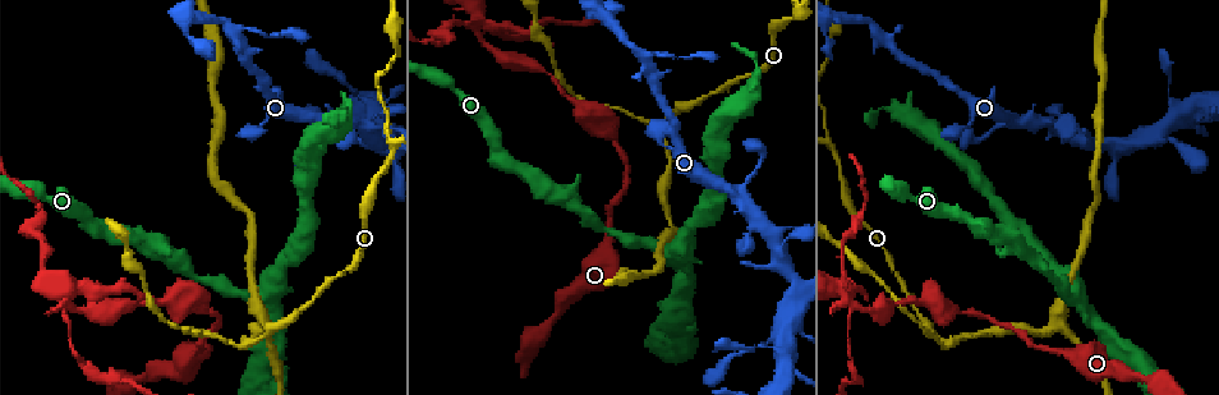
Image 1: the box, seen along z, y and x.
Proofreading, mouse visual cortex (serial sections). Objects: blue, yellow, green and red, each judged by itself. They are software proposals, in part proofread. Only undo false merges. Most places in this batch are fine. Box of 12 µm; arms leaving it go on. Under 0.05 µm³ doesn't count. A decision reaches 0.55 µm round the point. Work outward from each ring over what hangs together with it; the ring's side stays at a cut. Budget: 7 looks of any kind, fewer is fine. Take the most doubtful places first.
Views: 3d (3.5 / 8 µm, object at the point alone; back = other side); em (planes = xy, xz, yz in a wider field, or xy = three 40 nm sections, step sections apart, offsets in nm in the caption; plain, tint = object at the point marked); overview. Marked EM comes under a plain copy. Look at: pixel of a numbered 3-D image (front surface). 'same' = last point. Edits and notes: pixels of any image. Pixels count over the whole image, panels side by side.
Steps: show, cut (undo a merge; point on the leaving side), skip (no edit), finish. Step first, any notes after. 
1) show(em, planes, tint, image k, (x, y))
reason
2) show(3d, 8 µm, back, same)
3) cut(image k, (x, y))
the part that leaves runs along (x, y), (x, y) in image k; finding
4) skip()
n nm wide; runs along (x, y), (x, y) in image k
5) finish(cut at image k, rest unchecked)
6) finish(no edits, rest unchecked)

show(3d, 3.5 µm, image 1, (953, 344))
thin neck

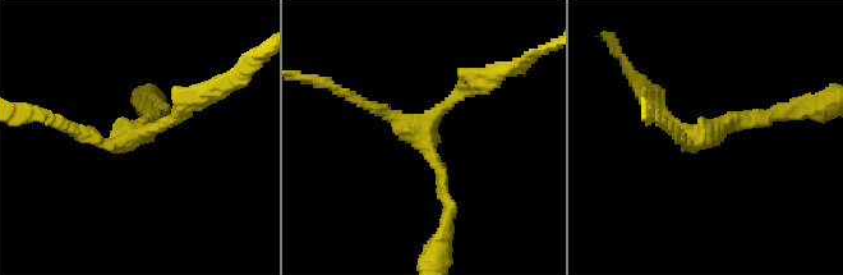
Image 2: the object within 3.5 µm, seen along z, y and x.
show(em, xy, step 5, tint, image 2, (423, 132))
3 arms; arms of 150, 150, 200 nm; need the tissue

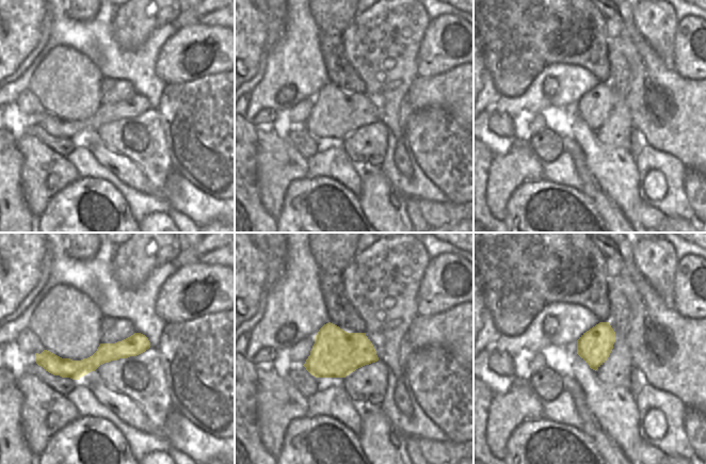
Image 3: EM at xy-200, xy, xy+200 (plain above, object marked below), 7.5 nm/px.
skip()
runs along (147, 345), (85, 366), (50, 362) in image 3; continuous, no second cell

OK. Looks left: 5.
show(3d, 3.5 µm, image 1, (1046, 331))
branch point

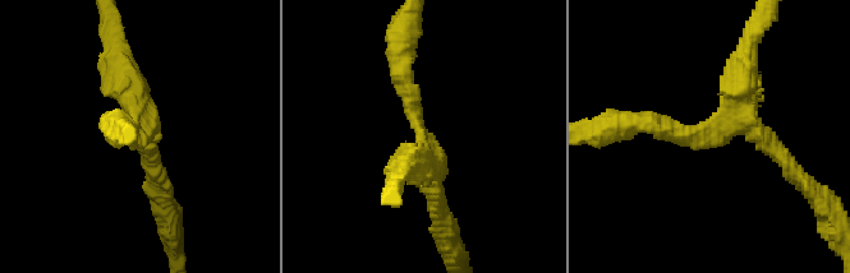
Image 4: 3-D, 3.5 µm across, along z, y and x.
show(em, planes, tint, image 4, (135, 126))
3 arms; arms of 200, 250, 400 nm

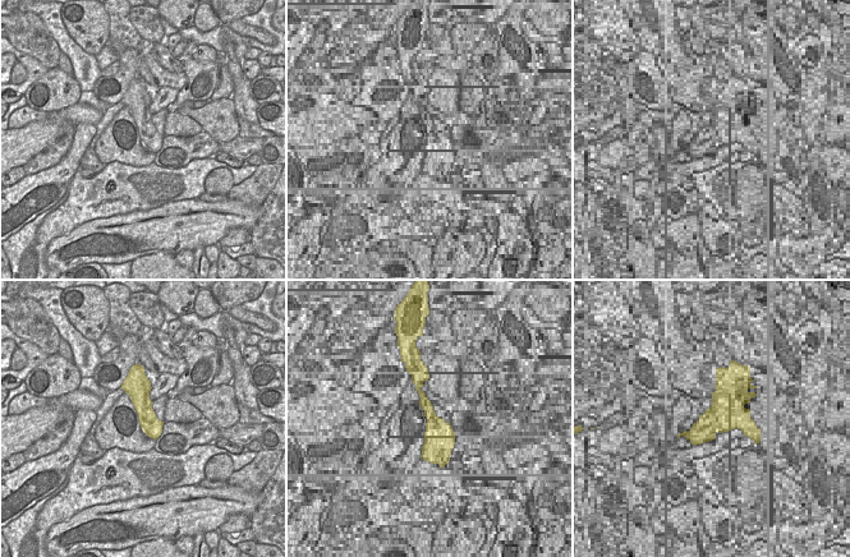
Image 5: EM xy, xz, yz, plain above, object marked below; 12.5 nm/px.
show(em, xy, step 5, tint, same)
cut it another way

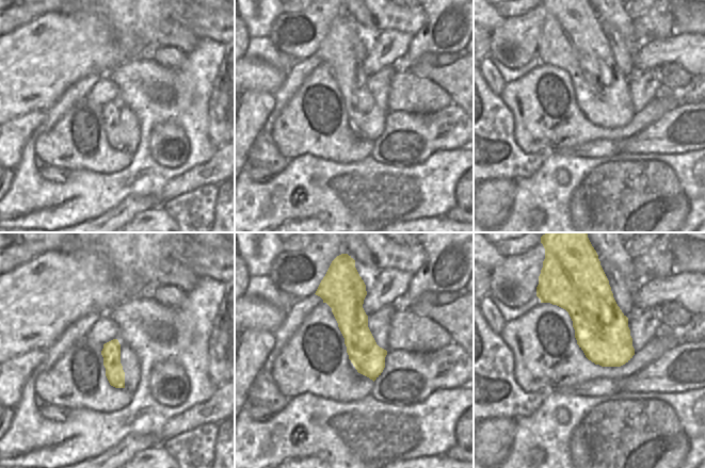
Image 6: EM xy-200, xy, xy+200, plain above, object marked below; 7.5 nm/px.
skip()
all the same cell

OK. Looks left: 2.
show(3d, 3.5 µm, image 1, (273, 34))
thin neck

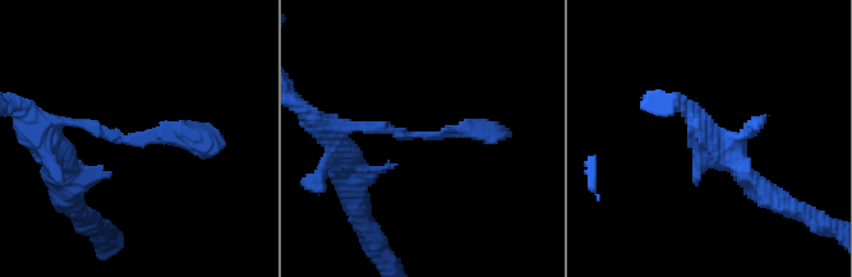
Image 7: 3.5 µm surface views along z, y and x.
show(em, xy, step 1, tint, image 7, (420, 134))

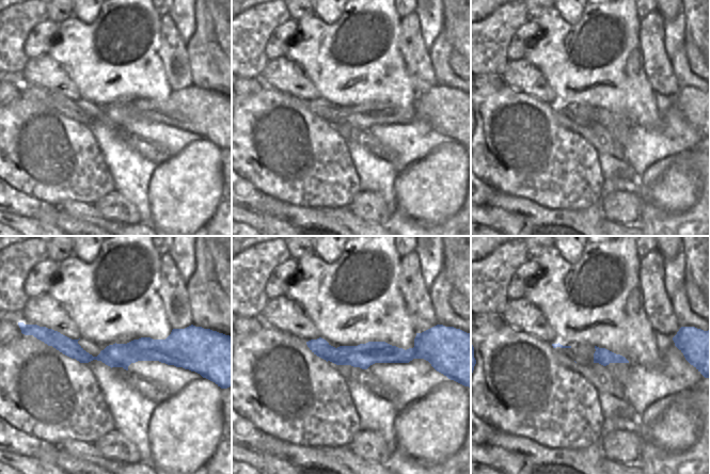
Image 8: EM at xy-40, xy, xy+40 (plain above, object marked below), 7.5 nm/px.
skip()
runs along (328, 133), (501, 133) in image 7; one cell here

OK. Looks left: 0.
finish(no edits, rest unchecked)

